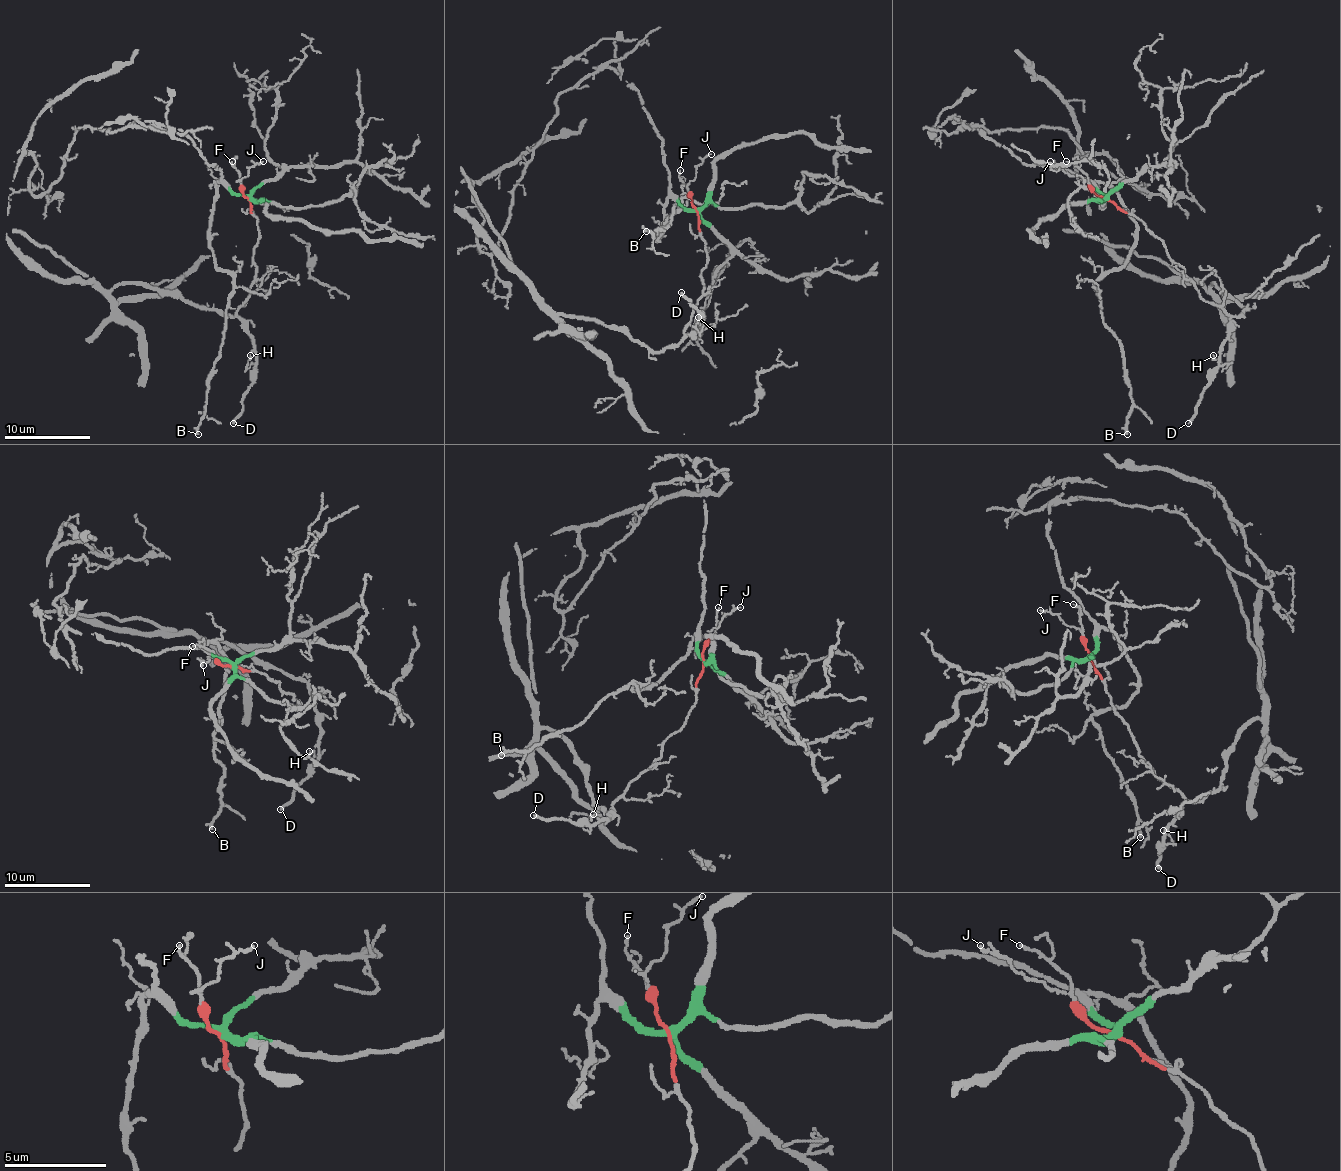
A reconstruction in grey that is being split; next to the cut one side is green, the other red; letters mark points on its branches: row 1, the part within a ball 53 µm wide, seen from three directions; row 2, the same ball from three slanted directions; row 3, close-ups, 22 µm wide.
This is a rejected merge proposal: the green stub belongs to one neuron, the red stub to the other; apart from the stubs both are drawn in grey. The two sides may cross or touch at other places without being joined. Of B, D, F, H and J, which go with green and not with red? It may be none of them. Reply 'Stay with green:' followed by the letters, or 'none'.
Stay with green: B

